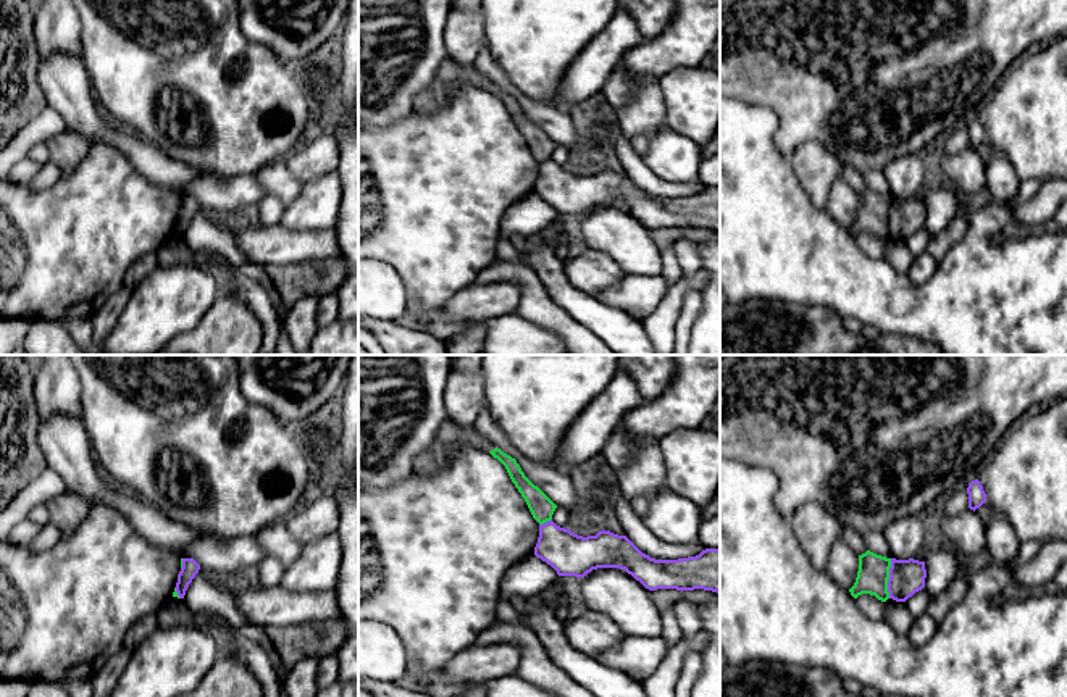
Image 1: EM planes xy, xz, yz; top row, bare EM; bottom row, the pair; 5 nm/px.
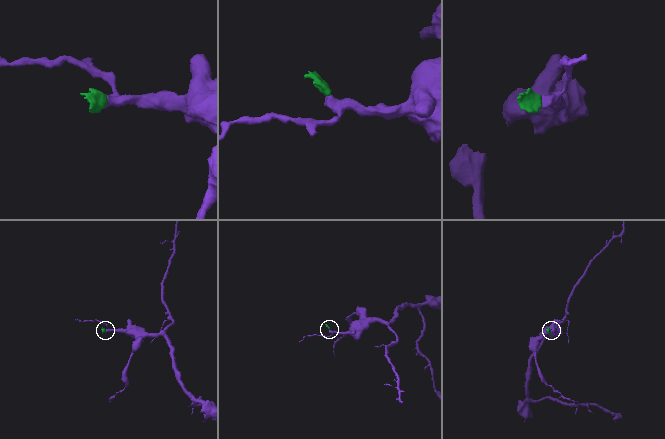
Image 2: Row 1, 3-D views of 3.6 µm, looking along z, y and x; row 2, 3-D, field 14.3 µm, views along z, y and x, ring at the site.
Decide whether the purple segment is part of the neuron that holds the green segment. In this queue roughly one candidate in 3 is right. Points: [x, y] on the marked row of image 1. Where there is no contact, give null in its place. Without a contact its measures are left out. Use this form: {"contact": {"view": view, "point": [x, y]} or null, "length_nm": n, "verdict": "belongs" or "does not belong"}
{"contact": {"view": "yz", "point": [888, 578]}, "length_nm": 200, "verdict": "does not belong"}

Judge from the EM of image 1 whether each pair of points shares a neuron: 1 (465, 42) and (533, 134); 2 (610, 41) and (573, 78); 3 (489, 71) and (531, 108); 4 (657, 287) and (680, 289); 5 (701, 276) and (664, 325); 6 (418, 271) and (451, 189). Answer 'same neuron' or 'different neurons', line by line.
1: different neurons
2: same neuron
3: same neuron
4: different neurons
5: same neuron
6: same neuron

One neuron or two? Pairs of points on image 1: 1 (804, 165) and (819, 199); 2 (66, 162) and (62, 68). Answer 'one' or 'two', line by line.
1: one
2: two

